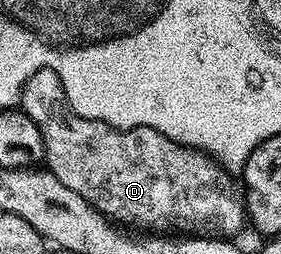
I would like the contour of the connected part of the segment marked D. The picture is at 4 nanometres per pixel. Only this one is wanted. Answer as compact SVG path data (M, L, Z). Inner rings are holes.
M40 69L28 77L22 87L20 109L40 129L45 166L109 220L122 225L166 223L169 219L210 222L222 233L238 231L242 223L244 227L244 203L239 192L234 192L231 172L203 151L180 145L156 129L119 129L80 117L66 102L62 78L52 69Z

